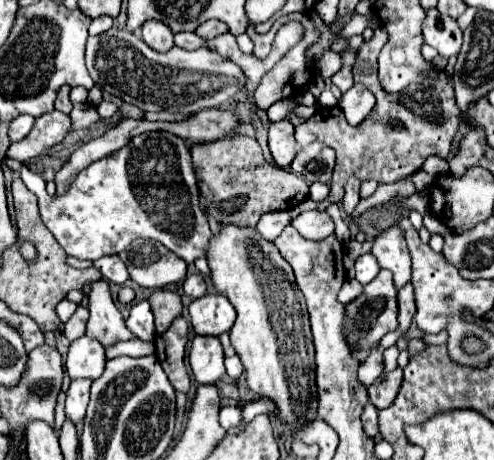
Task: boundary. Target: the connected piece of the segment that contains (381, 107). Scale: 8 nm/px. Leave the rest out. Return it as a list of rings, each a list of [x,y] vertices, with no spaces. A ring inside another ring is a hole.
[[[378,26],[374,30],[372,40],[364,42],[356,54],[356,62],[352,66],[354,82],[364,84],[374,96],[376,106],[370,112],[370,116],[356,128],[352,128],[344,113],[339,107],[321,108],[312,118],[296,126],[296,142],[298,148],[304,148],[312,142],[322,142],[336,150],[336,170],[332,176],[330,196],[324,202],[312,202],[304,200],[296,208],[290,210],[292,218],[296,218],[304,210],[326,210],[330,202],[340,202],[344,196],[344,186],[350,176],[358,176],[358,180],[376,180],[378,184],[398,182],[412,176],[428,156],[440,156],[446,158],[450,152],[450,144],[454,138],[454,132],[460,124],[460,110],[454,100],[454,88],[446,80],[446,74],[442,72],[438,80],[428,80],[424,86],[410,86],[408,94],[388,94],[380,88],[380,82],[376,78],[378,72],[378,54],[382,46],[388,42],[386,30]]]

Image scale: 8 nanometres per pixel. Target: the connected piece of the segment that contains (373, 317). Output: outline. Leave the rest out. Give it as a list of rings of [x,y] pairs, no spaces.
[[[380,270],[380,274],[366,286],[364,294],[358,296],[352,304],[348,304],[348,320],[344,324],[346,338],[350,346],[356,350],[356,344],[360,346],[356,358],[366,360],[370,350],[378,344],[378,340],[386,334],[398,328],[398,290],[394,288],[390,270]]]

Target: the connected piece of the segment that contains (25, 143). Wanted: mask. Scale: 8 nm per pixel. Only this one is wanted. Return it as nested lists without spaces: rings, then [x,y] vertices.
[[[48,112],[36,118],[32,132],[20,142],[12,142],[8,146],[8,156],[20,162],[28,162],[30,158],[42,154],[46,148],[60,144],[70,132],[70,116],[64,112]]]

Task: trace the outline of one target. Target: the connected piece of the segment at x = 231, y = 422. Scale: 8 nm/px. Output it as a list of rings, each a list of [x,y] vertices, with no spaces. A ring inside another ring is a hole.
[[[224,406],[220,410],[220,424],[228,428],[236,428],[242,424],[242,410],[238,406]]]

